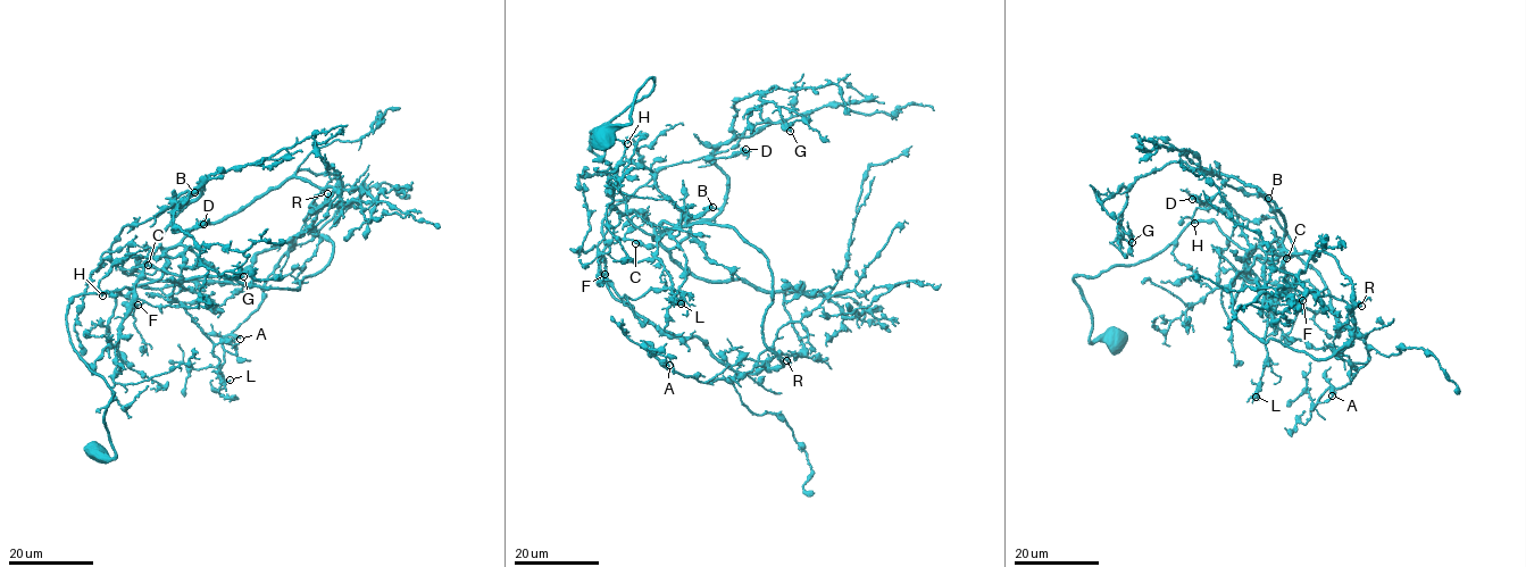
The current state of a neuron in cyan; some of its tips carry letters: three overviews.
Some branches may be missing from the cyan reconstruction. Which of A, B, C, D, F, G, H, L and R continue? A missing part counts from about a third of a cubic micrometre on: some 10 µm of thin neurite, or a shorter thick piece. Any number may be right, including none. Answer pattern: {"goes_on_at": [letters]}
{"goes_on_at": ["H", "R"]}

